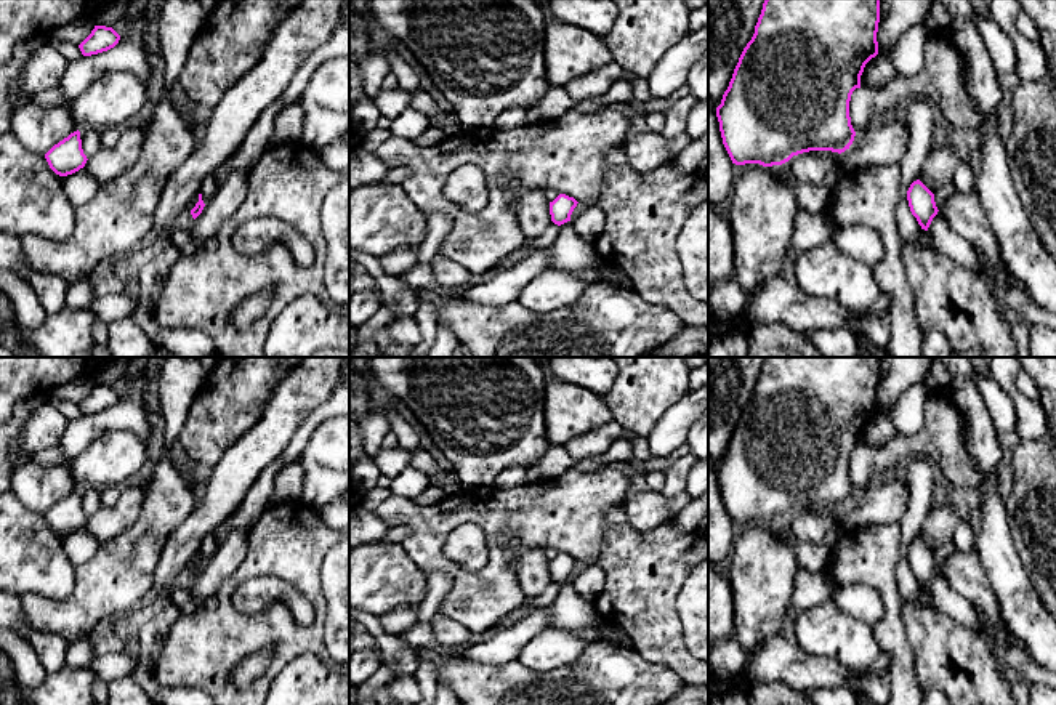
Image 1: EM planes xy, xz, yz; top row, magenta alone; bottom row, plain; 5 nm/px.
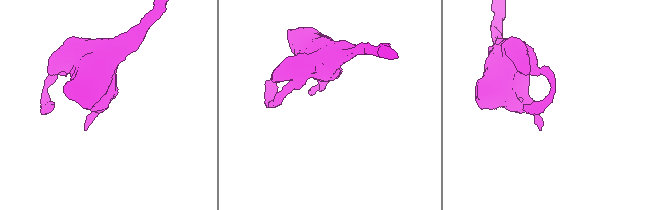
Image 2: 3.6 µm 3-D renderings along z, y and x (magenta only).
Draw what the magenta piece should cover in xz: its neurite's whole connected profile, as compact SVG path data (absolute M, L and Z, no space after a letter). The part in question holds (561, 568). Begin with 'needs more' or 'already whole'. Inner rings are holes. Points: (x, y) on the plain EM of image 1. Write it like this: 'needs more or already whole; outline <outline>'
already whole; outline M559 553L553 561L550 561L551 580L558 585L570 580L570 574L577 566L577 559L566 553Z

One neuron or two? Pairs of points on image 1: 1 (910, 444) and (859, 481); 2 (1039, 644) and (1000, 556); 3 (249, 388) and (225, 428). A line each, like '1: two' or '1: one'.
1: one
2: one
3: one

